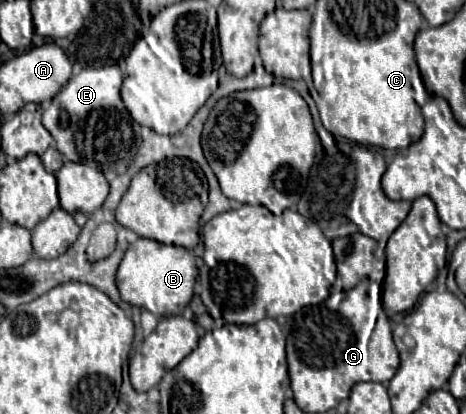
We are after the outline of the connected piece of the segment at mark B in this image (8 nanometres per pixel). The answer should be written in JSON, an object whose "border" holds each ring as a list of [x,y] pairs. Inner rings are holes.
{"border":[[[142,237],[126,249],[124,259],[116,273],[120,297],[126,303],[144,307],[154,315],[182,313],[182,309],[190,303],[194,295],[194,279],[196,279],[196,259],[192,251]]]}

